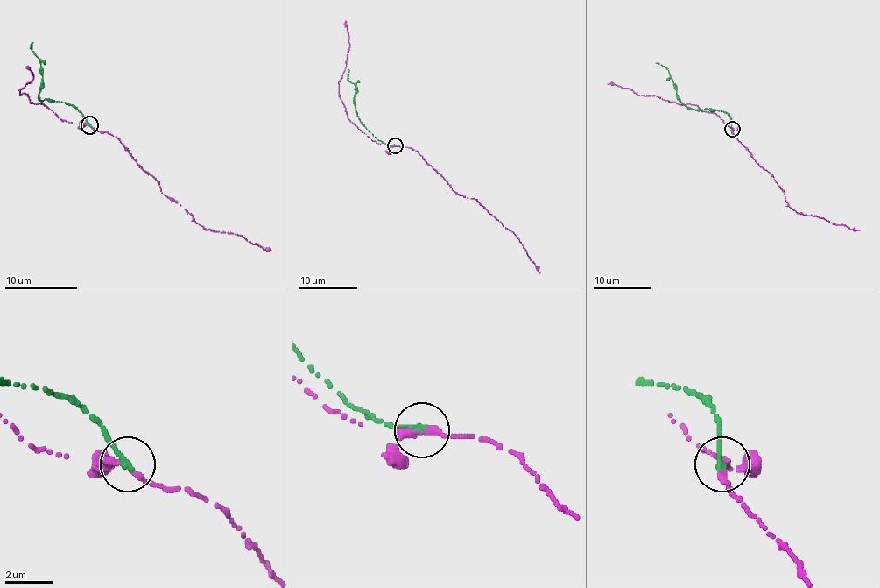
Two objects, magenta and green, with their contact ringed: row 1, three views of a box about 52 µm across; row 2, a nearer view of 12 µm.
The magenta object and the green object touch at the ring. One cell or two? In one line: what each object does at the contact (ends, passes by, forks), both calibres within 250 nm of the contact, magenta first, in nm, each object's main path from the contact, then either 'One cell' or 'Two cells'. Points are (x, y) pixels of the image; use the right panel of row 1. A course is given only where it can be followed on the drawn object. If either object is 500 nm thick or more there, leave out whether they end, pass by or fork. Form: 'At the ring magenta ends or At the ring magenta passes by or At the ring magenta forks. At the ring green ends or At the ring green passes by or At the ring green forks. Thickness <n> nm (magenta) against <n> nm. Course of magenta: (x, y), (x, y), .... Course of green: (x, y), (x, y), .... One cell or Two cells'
At the ring magenta passes by. At the ring green ends. Thickness 240 nm (magenta) against 280 nm. Course of magenta: (732, 130), (735, 138), (784, 193), (784, 198), (793, 210), (860, 230). Course of green: (732, 129), (729, 116), (723, 111), (689, 109), (681, 102), (667, 69), (656, 63). Two cells

